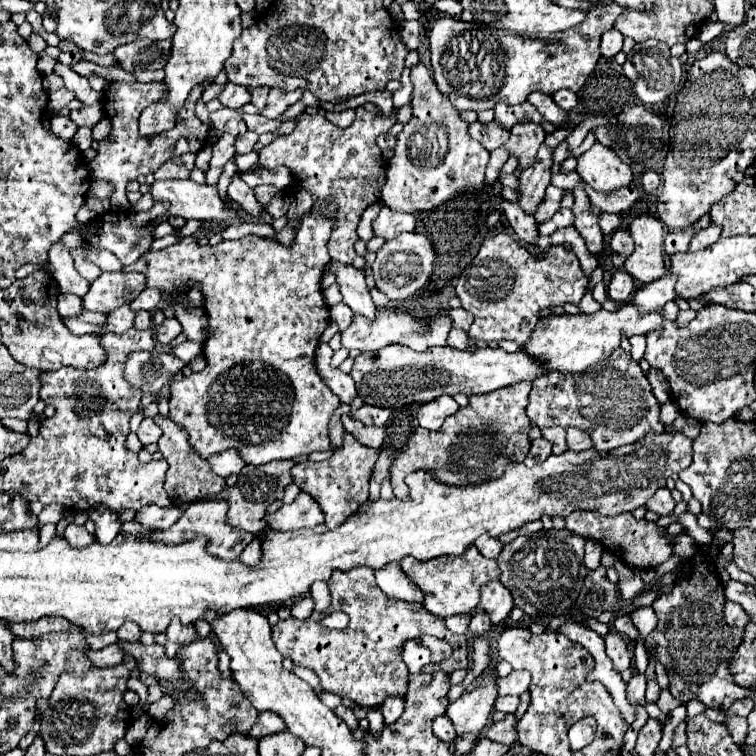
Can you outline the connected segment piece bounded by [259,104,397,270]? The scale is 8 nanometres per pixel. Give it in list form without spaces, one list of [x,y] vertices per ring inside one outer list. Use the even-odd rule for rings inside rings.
[[[363,104],[357,110],[355,122],[349,128],[337,128],[323,114],[309,116],[299,114],[295,130],[289,136],[279,136],[271,144],[259,150],[261,166],[281,166],[285,164],[293,174],[293,190],[307,190],[313,198],[313,206],[335,220],[329,238],[329,256],[341,264],[351,264],[363,270],[365,260],[355,252],[353,244],[357,240],[357,224],[367,206],[379,202],[381,186],[385,184],[385,162],[381,158],[381,148],[375,138],[387,132],[395,122],[397,108],[383,114],[375,104]],[[365,168],[365,176],[361,174]],[[301,174],[301,176],[299,176]]]

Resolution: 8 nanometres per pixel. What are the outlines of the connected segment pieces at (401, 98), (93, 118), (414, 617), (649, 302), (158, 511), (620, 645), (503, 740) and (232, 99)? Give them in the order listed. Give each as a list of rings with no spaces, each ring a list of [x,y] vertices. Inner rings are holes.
[[[407,68],[403,70],[399,82],[401,82],[401,88],[393,92],[393,104],[395,104],[397,108],[401,108],[401,106],[405,106],[405,104],[411,102],[411,90],[413,90],[413,84],[411,84],[411,80],[409,80],[409,70],[407,70]]]
[[[93,104],[93,106],[83,106],[79,110],[71,110],[69,118],[77,124],[77,126],[89,126],[93,128],[101,118],[103,118],[103,110],[99,104]]]
[[[361,566],[353,568],[353,572],[335,572],[333,580],[329,580],[329,592],[331,606],[327,612],[313,612],[313,616],[307,620],[289,616],[287,620],[279,620],[275,626],[277,650],[283,656],[291,658],[295,666],[313,670],[319,676],[323,690],[347,696],[355,704],[365,708],[381,706],[385,696],[405,696],[409,672],[405,662],[401,660],[401,648],[407,640],[413,640],[419,634],[449,640],[453,654],[443,664],[445,672],[467,668],[467,638],[451,634],[445,628],[443,618],[429,616],[423,606],[405,604],[401,600],[395,602],[395,598],[381,592],[371,568]],[[335,610],[343,610],[351,618],[345,630],[327,630],[319,624],[321,616],[327,616]]]
[[[667,274],[667,276],[663,276],[657,282],[641,286],[635,292],[635,296],[633,296],[633,304],[639,308],[641,316],[649,314],[649,312],[655,312],[663,304],[673,300],[677,296],[675,294],[675,282],[677,282],[677,276],[675,274]]]
[[[145,506],[137,512],[135,522],[147,526],[147,528],[159,528],[169,530],[179,518],[183,516],[183,510],[179,508],[159,508],[159,506]]]
[[[611,630],[605,636],[605,648],[607,648],[607,656],[611,658],[611,662],[615,666],[615,672],[621,674],[623,670],[631,668],[631,650],[619,632]]]
[[[505,716],[503,722],[493,722],[487,730],[487,738],[505,746],[515,744],[515,736],[517,736],[517,718],[515,716]]]
[[[227,82],[227,84],[225,84],[225,90],[219,94],[219,102],[221,102],[223,106],[227,106],[227,108],[237,110],[237,108],[249,104],[249,102],[251,102],[251,96],[249,96],[249,92],[247,92],[245,86]]]

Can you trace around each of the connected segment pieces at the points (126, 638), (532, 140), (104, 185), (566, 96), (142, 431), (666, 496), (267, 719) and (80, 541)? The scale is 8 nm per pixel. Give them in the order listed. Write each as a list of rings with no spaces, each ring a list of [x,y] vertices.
[[[125,622],[125,624],[117,630],[117,638],[119,638],[121,642],[137,642],[139,636],[141,636],[141,630],[139,630],[137,624],[133,624],[133,622]]]
[[[517,124],[511,128],[511,138],[507,140],[505,148],[509,148],[511,156],[519,158],[519,166],[525,170],[533,164],[533,158],[543,142],[543,128],[539,124]]]
[[[93,180],[91,182],[91,190],[89,190],[89,196],[93,198],[99,198],[99,200],[105,200],[113,194],[113,186],[105,180]]]
[[[559,90],[557,94],[553,94],[553,100],[555,100],[563,110],[573,110],[573,108],[577,106],[577,102],[579,102],[577,94],[573,94],[573,92],[569,92],[569,90]]]
[[[145,418],[145,420],[141,422],[139,430],[137,430],[137,436],[139,436],[139,440],[141,440],[143,446],[147,446],[147,444],[157,444],[159,438],[161,438],[161,428],[159,428],[157,424],[153,424],[151,418]]]
[[[659,488],[653,498],[647,500],[645,504],[647,510],[659,514],[659,516],[671,516],[673,514],[673,508],[675,508],[675,500],[671,498],[671,492],[667,488]]]
[[[265,710],[265,712],[259,712],[257,722],[249,730],[249,736],[251,738],[261,738],[261,736],[267,736],[267,734],[273,734],[273,732],[281,732],[281,730],[285,730],[285,722],[275,712]]]
[[[69,524],[69,526],[65,528],[63,536],[65,536],[67,542],[69,542],[71,546],[75,546],[75,548],[81,548],[81,546],[91,544],[91,542],[95,540],[95,536],[91,536],[91,534],[85,530],[85,526],[77,526],[77,524]]]

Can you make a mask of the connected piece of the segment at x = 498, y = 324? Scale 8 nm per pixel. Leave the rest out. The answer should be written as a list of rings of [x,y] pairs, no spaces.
[[[495,234],[483,242],[477,256],[461,272],[459,284],[457,284],[457,296],[461,298],[461,306],[475,316],[475,322],[471,324],[469,334],[477,342],[497,344],[501,340],[513,340],[521,346],[529,338],[533,324],[537,324],[541,310],[549,310],[553,306],[563,306],[563,304],[579,304],[585,294],[587,282],[589,278],[583,274],[577,256],[571,250],[565,250],[563,246],[551,246],[543,256],[533,256],[515,238],[507,234]]]

